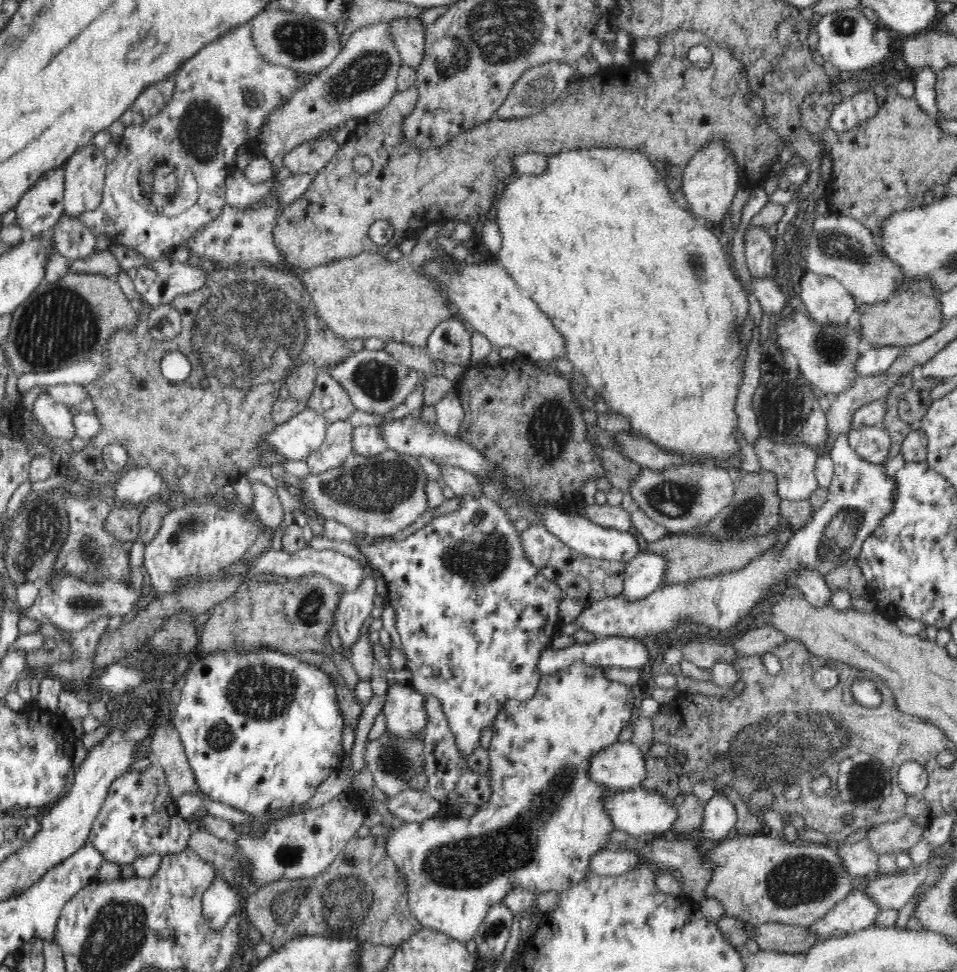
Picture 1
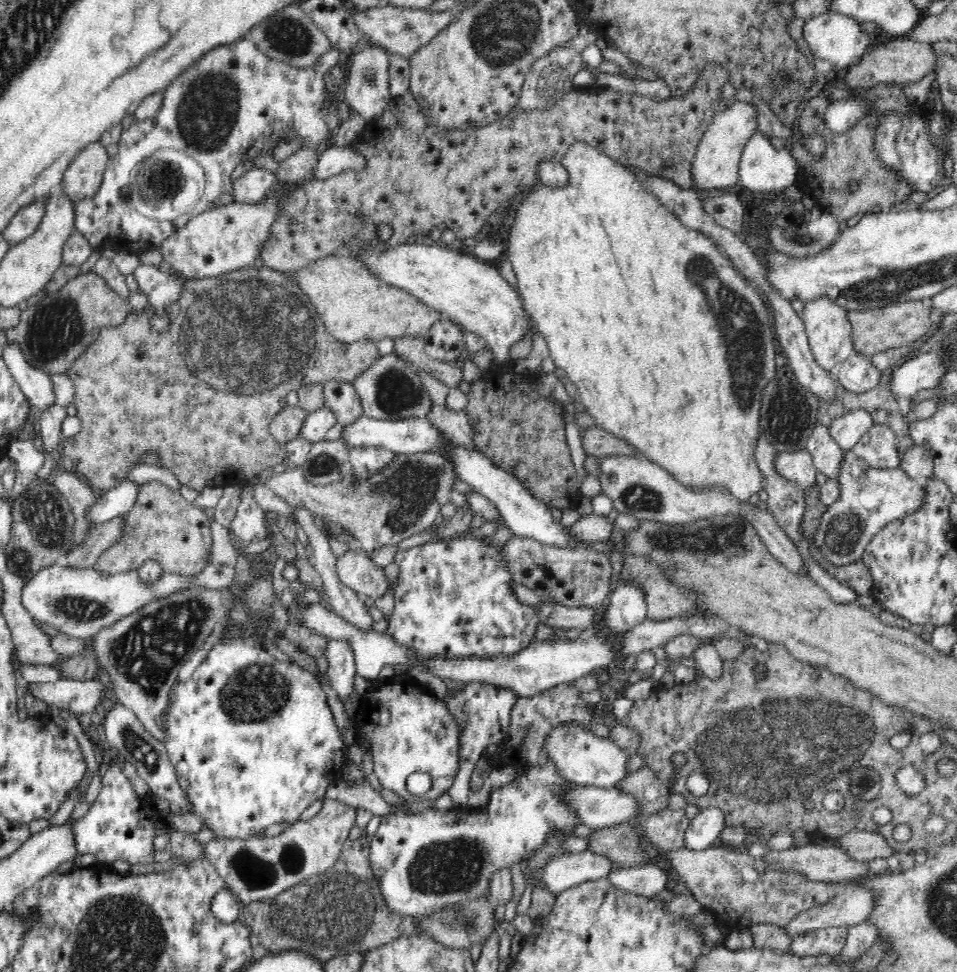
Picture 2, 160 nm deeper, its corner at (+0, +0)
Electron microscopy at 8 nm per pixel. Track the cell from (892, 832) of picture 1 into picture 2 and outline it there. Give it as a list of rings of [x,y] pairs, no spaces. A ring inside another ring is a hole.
[[[854,829],[842,835],[837,842],[839,848],[855,860],[869,861],[874,858],[887,857],[892,853],[891,846],[881,834]]]

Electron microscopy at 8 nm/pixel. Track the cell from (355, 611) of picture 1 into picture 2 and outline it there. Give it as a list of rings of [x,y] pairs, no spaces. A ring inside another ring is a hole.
[[[330,640],[325,650],[328,661],[328,679],[332,690],[340,697],[340,703],[346,704],[355,694],[354,677],[357,674],[352,647],[343,640]]]

